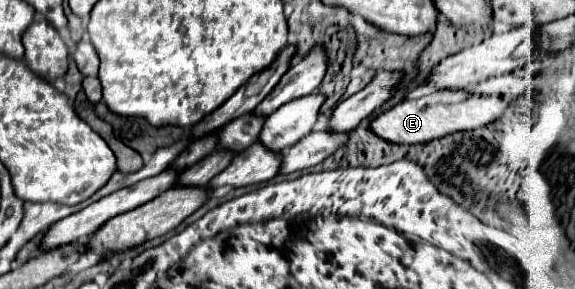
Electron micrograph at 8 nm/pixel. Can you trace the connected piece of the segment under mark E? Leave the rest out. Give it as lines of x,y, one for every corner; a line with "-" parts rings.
438,90
434,94
422,96
418,100
406,100
400,102
398,106
382,112
370,122
370,130
378,134
386,142
394,144
424,144
436,138
442,138
446,134
462,132
462,130
474,130
484,124
490,124
502,112
506,110
508,102
504,98
488,96
488,98
478,98
472,96
468,90

